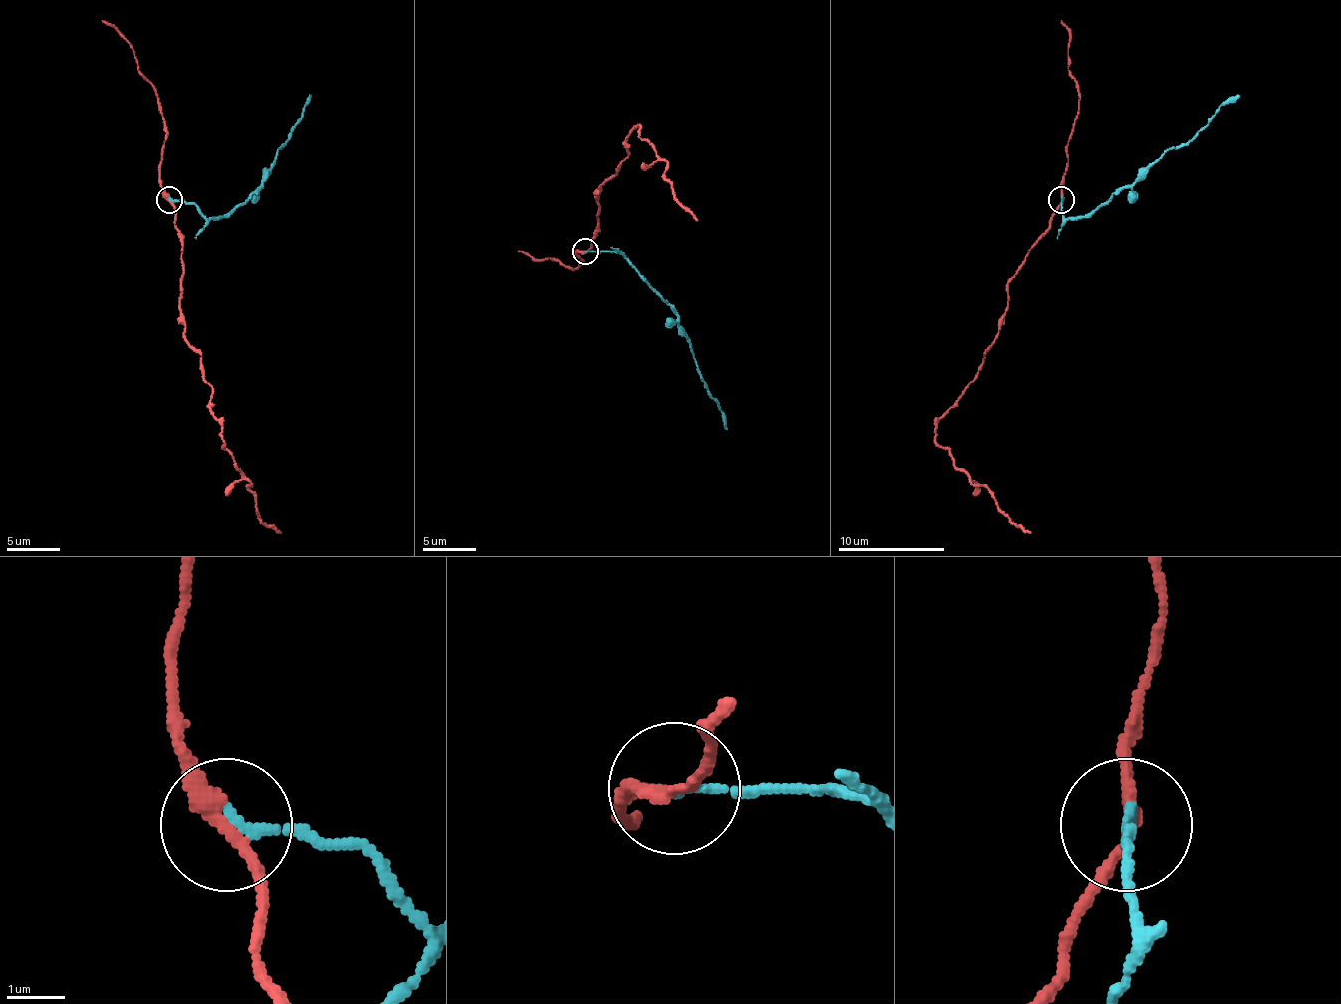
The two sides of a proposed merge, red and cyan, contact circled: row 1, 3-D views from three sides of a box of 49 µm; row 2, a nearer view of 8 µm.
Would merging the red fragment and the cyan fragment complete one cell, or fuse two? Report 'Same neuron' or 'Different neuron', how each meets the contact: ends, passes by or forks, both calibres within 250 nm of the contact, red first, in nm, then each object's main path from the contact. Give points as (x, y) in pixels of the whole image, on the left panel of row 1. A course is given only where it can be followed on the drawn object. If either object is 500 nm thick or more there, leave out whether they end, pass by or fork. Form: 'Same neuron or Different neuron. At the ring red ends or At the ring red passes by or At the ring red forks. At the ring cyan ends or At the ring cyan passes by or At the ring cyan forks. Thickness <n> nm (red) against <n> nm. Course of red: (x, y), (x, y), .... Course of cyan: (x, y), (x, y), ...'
Different neuron. At the ring red passes by. At the ring cyan ends. Thickness 220 nm (red) against 160 nm. Course of red: (170, 199), (183, 335), (213, 386), (210, 410), (221, 421), (223, 448), (250, 482), (255, 514), (282, 533). Course of cyan: (170, 199), (191, 202), (207, 218), (226, 218), (261, 186), (261, 180), (271, 170), (279, 148), (311, 95)

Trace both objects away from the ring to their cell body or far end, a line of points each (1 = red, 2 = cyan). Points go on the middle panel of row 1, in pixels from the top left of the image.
1: (586, 250), (599, 189), (629, 157), (626, 138), (637, 125), (666, 162), (671, 194), (698, 221)
2: (586, 250), (618, 250), (677, 315), (677, 328), (687, 339), (701, 381), (719, 406), (727, 430)

